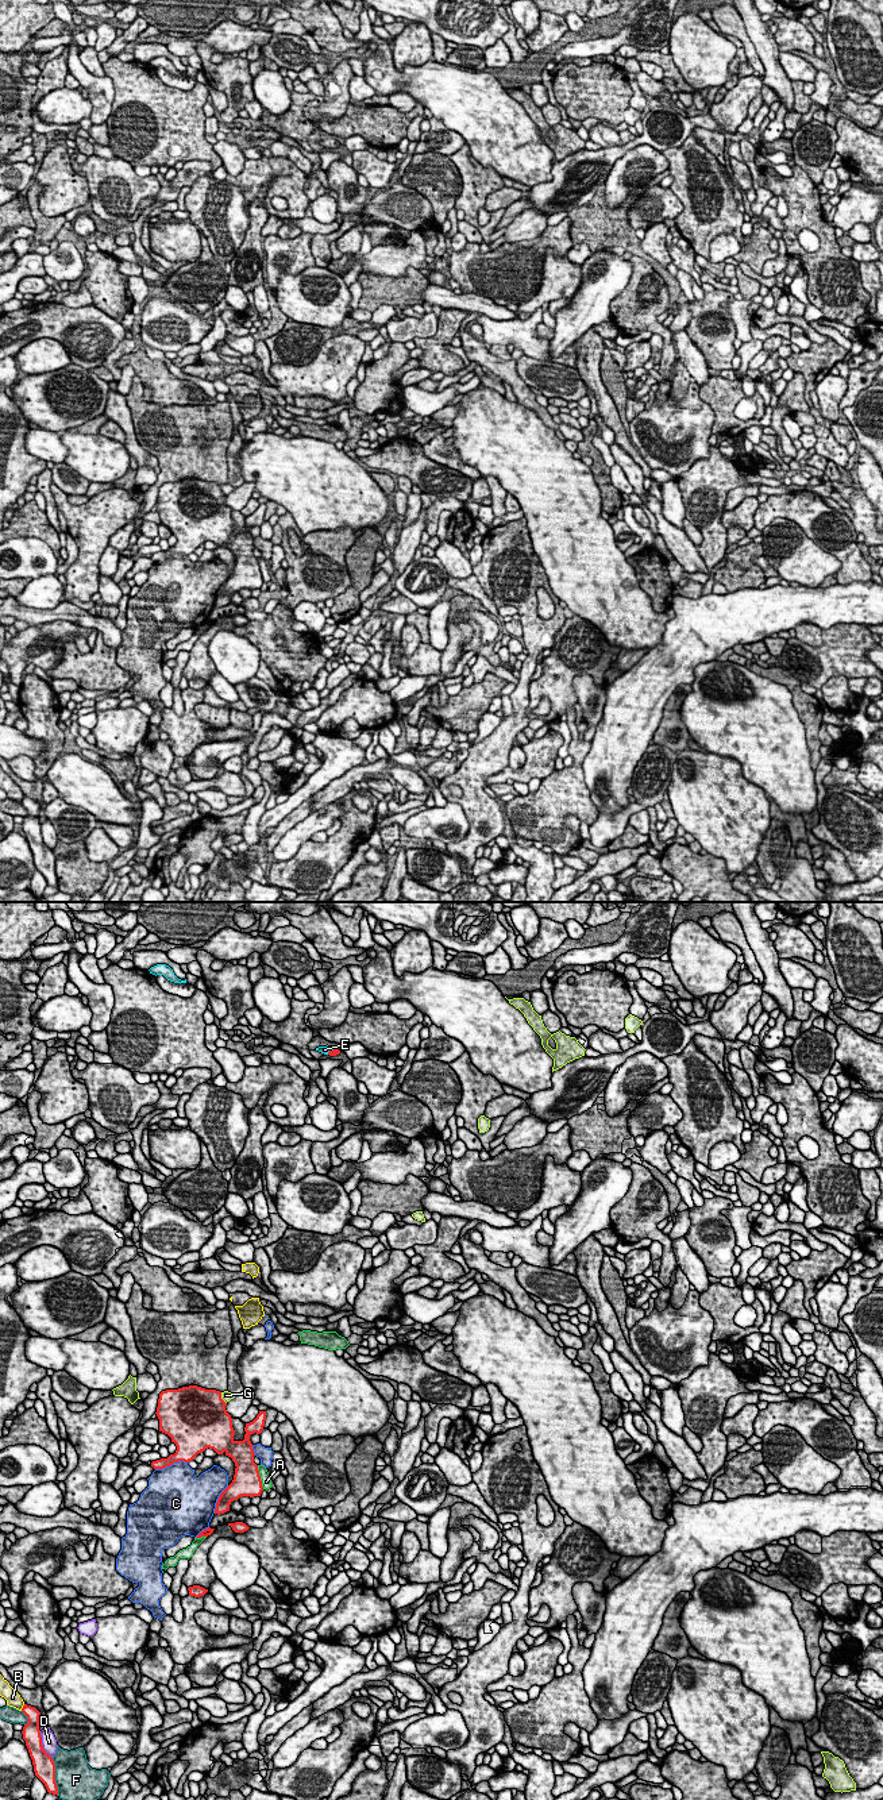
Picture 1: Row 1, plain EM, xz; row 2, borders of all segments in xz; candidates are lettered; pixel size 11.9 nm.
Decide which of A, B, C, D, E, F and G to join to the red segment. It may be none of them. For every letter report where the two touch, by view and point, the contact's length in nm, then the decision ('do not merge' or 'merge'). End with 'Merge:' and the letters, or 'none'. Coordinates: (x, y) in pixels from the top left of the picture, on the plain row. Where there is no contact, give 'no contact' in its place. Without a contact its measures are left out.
A: xz (259, 570) | 300 nm | do not merge
B: xz (23, 800) | 100 nm | do not merge
C: xz (170, 557) | 400 nm | do not merge
D: xz (41, 837) | 360 nm | do not merge
E: xz (330, 143) | 120 nm | merge
F: xz (54, 868) | 480 nm | do not merge
G: xz (220, 490) | 160 nm | do not merge
Merge: E

